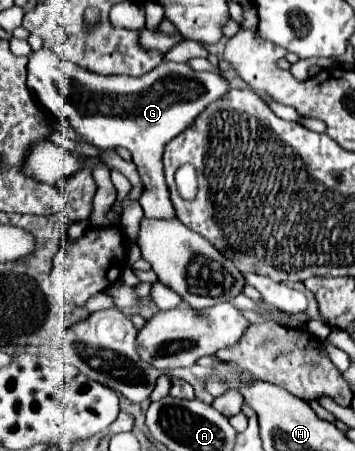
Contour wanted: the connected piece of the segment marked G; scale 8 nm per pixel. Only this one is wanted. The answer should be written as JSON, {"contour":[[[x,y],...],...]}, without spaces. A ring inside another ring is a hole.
{"contour":[[[48,48],[30,54],[28,86],[44,108],[66,120],[76,130],[80,140],[98,148],[122,146],[132,152],[134,164],[138,166],[138,174],[144,182],[140,206],[146,218],[176,216],[162,172],[164,146],[186,130],[208,104],[220,100],[232,88],[222,74],[196,72],[178,62],[162,62],[142,76],[102,76],[64,60]],[[66,72],[72,76],[66,76]]]}

